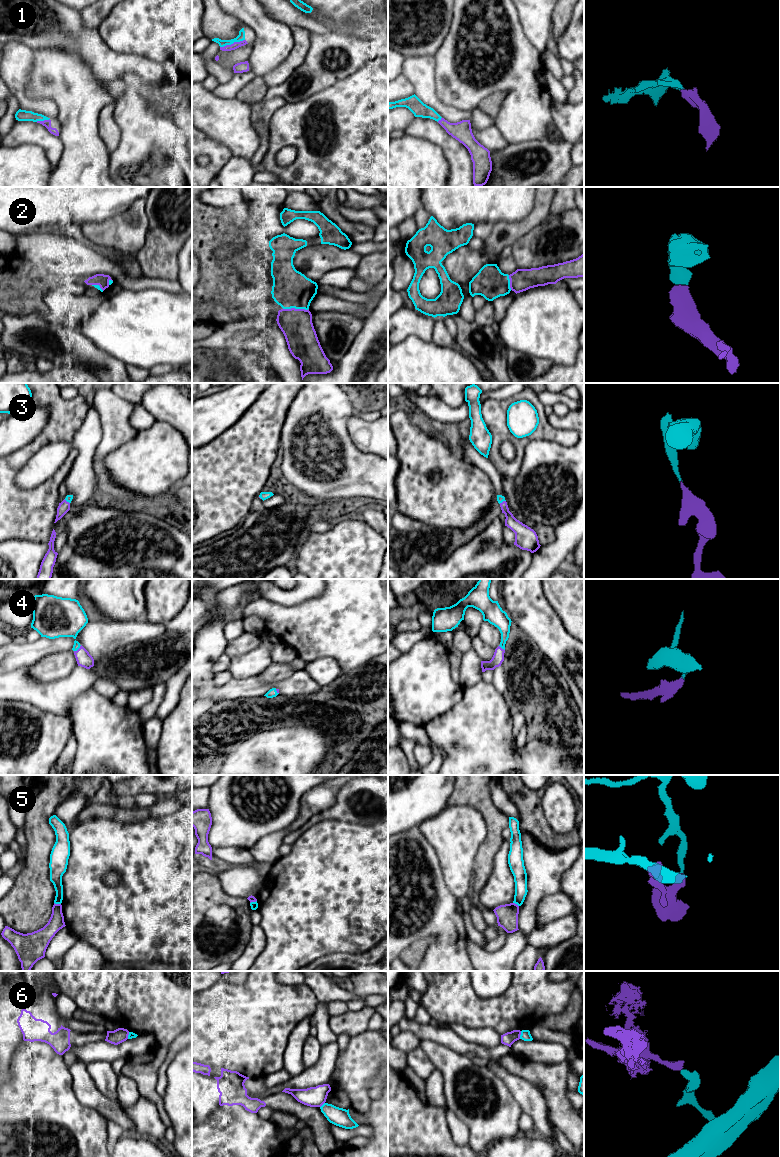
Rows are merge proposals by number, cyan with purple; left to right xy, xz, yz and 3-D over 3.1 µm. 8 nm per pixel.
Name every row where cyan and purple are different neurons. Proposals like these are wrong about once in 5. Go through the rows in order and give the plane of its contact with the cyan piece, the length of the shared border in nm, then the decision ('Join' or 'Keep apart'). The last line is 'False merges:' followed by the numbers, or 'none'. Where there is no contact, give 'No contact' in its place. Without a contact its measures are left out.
1: Touches cyan in xz. Shared border 220 nm. Join
2: Touches cyan in xz. Shared border 200 nm. Join
3: Touches cyan in yz. Shared border 60 nm. Join
4: Touches cyan in xy. Shared border 80 nm. Join
5: Touches cyan in xy. Shared border 60 nm. Keep apart
6: Touches cyan in yz. Shared border 70 nm. Keep apart
False merges: 5, 6

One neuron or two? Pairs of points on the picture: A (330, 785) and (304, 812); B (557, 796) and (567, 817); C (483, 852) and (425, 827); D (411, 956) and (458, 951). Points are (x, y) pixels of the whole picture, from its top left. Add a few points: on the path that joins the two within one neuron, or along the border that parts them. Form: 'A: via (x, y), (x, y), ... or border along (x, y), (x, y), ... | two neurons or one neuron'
A: via (324, 792), (311, 805) | one neuron
B: via (557, 801), (558, 807), (563, 812) | one neuron
C: border along (486, 828), (486, 837), (476, 853), (472, 873) | two neurons
D: border along (435, 936), (418, 937), (399, 955) | two neurons

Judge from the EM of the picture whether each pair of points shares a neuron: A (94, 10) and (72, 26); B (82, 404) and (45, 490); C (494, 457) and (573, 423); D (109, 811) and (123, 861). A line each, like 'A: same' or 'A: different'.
A: different
B: same
C: different
D: different

